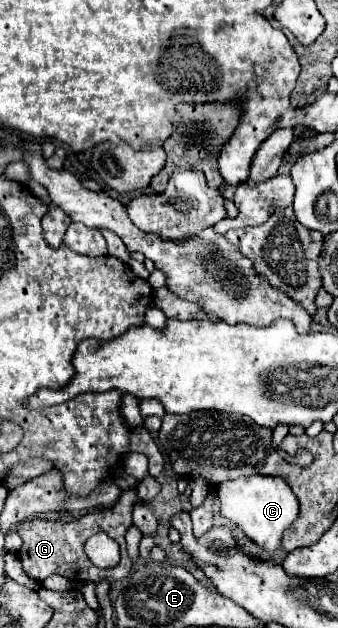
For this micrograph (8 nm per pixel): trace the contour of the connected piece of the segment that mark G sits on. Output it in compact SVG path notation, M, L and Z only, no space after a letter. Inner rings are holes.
M129 488L124 491L120 496L120 502L118 506L114 508L104 508L104 510L92 510L80 518L74 518L74 520L68 520L68 522L58 522L58 520L48 520L48 518L32 518L32 520L24 520L18 524L16 532L20 534L22 538L22 548L18 550L18 558L24 566L24 572L28 576L32 576L34 580L42 582L44 578L52 576L52 574L62 574L66 578L74 578L74 580L80 580L80 582L102 582L102 580L108 580L108 582L116 582L116 580L122 580L128 576L128 572L131 570L132 562L126 549L126 540L124 540L124 534L130 525L132 525L132 511L134 506L134 500L138 498L135 488ZM104 523L113 524L108 526L108 534L110 538L114 538L120 545L120 562L114 566L114 568L96 568L86 552L84 552L84 542L96 534L96 532L102 532L102 526Z

